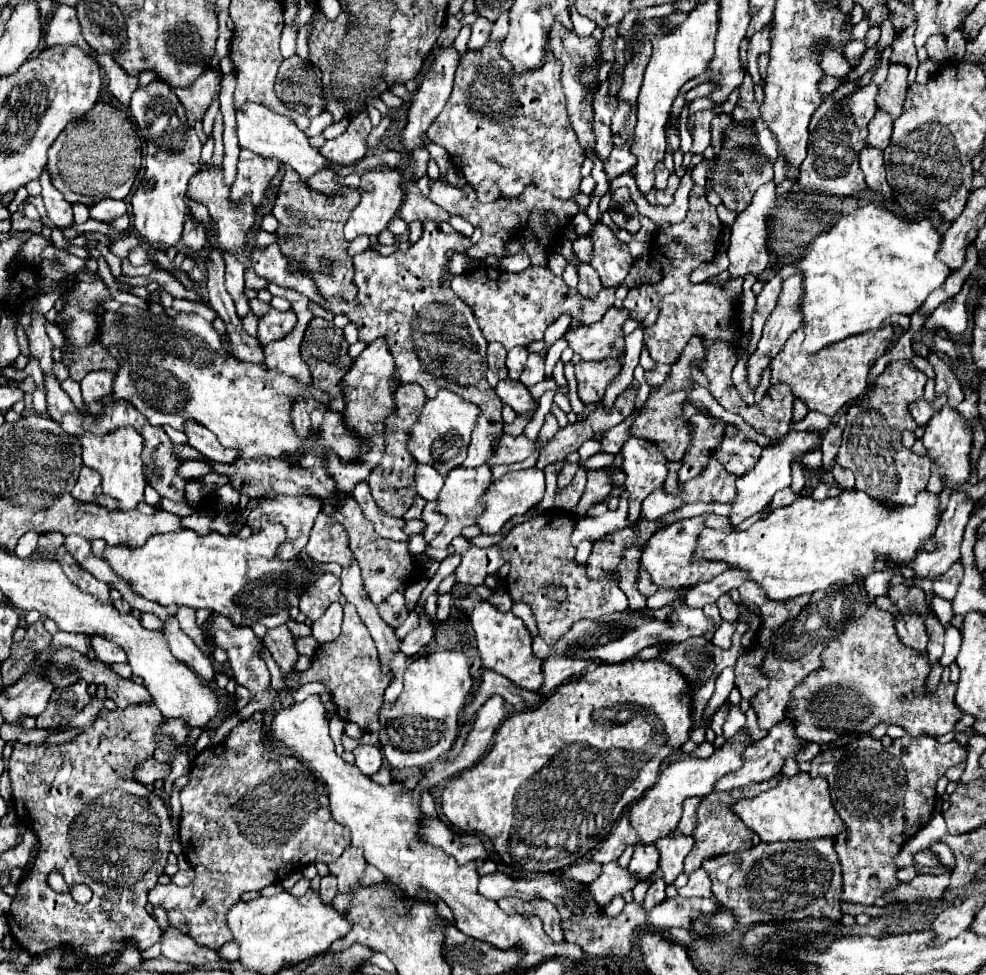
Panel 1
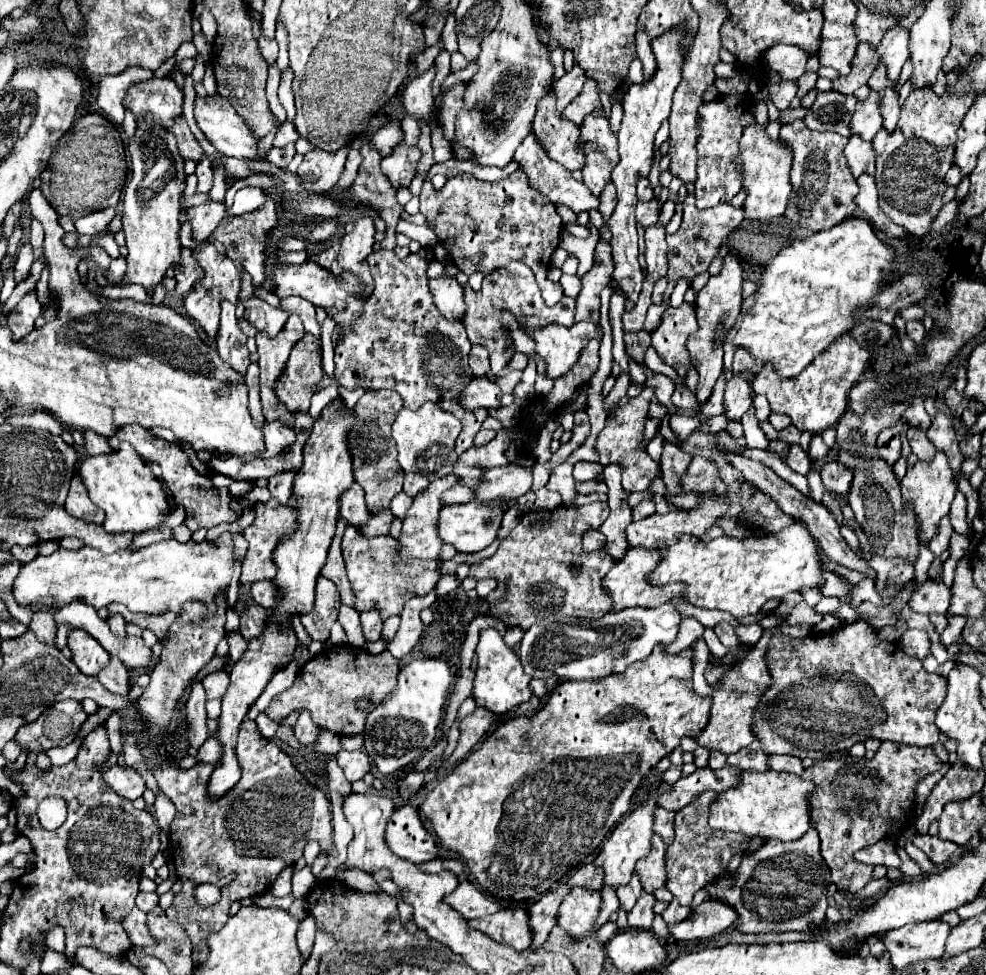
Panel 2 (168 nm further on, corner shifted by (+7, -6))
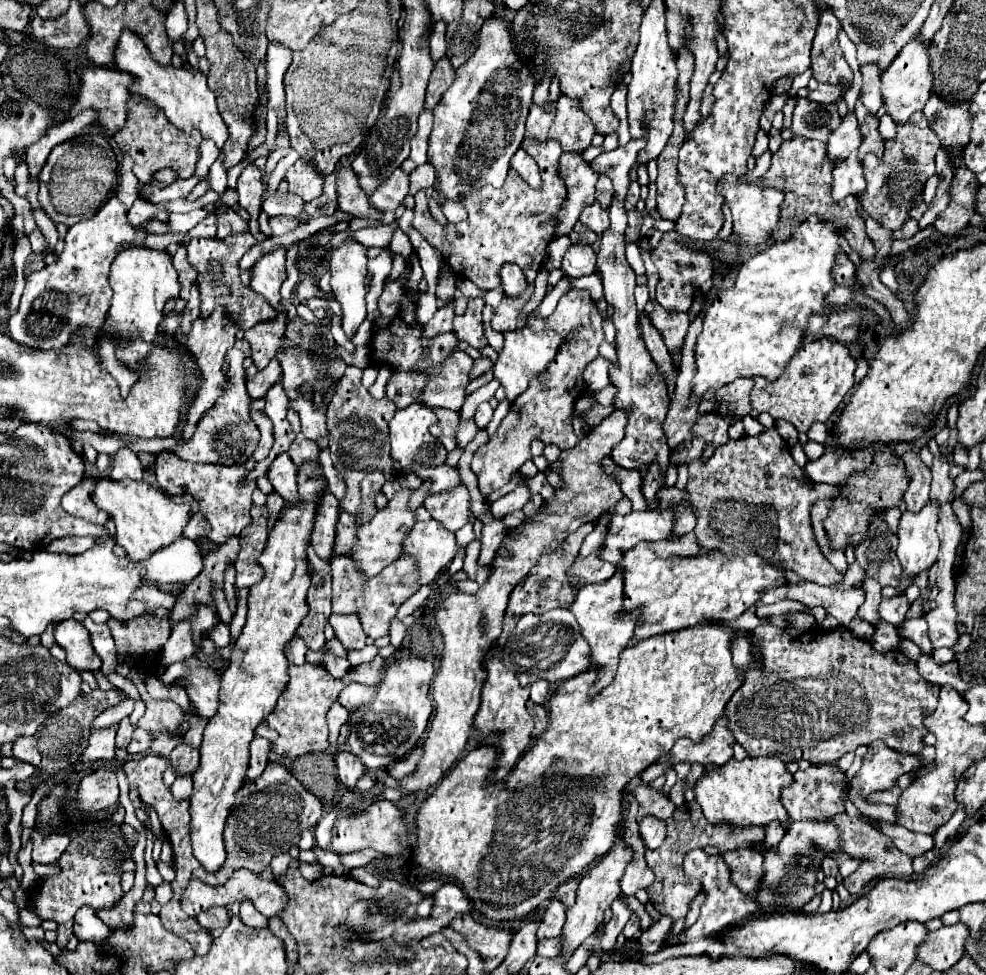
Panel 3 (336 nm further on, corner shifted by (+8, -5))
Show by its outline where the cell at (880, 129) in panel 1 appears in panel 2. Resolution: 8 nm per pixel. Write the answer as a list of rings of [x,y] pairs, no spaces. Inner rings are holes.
[[[852,135],[844,153],[846,153],[848,167],[850,167],[850,171],[852,171],[854,177],[858,177],[862,173],[874,175],[876,153],[874,153],[872,143],[866,143],[864,139],[860,139],[860,135]]]

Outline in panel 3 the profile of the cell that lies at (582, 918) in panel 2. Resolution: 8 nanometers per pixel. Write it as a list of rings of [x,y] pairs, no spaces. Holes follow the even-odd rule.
[[[549,900],[539,930],[537,930],[537,940],[545,940],[545,938],[557,938],[561,936],[563,930],[563,922],[565,922],[565,906],[559,900]]]

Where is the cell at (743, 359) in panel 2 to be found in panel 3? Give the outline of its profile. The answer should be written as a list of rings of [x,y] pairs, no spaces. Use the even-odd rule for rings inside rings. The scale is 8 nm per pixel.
[[[739,378],[731,384],[725,384],[715,392],[713,410],[727,418],[743,418],[751,414],[751,402],[749,402],[751,388],[753,388],[751,378]]]

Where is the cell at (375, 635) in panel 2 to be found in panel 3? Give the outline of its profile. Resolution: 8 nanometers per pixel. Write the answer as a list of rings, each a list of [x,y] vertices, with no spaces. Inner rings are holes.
[[[331,614],[329,624],[335,630],[335,638],[343,644],[345,650],[363,650],[365,648],[365,632],[357,614]]]

